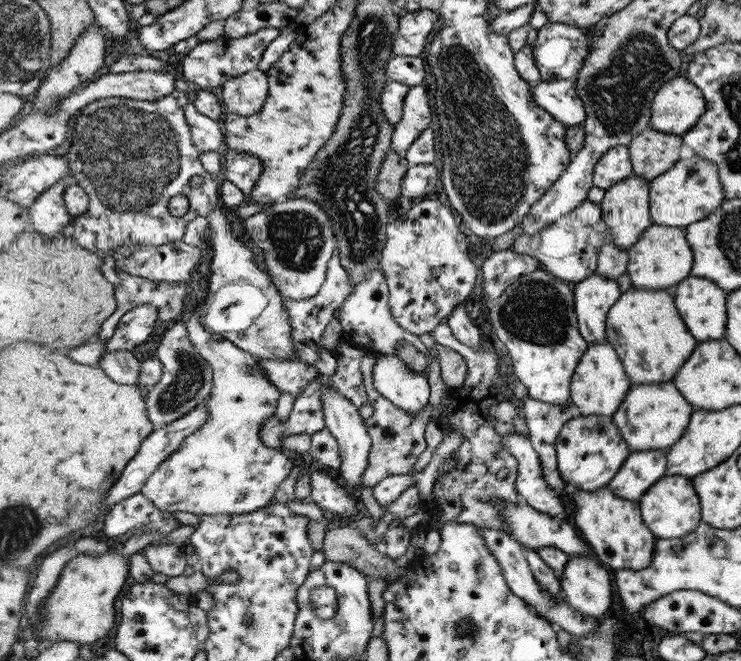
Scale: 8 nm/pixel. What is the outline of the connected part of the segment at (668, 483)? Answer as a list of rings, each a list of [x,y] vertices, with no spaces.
[[[664,475],[639,500],[644,524],[661,539],[679,539],[700,526],[700,502],[692,488],[693,480],[682,475]]]

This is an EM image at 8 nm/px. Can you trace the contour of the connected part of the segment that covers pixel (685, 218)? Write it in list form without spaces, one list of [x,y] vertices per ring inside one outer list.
[[[688,152],[690,156],[680,159],[670,171],[650,181],[650,213],[656,225],[687,227],[698,223],[718,210],[724,200],[719,168],[712,160]]]

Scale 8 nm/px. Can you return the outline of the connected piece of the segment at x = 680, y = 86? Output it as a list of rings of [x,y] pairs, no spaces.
[[[687,76],[664,83],[652,99],[649,126],[668,134],[686,135],[707,111],[703,92]]]

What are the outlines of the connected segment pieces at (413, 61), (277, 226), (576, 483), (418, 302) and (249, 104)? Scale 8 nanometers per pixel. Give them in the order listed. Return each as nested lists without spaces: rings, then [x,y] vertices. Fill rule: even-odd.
[[[392,56],[385,64],[385,72],[389,80],[409,86],[424,85],[426,80],[426,64],[423,57]]]
[[[288,198],[280,203],[271,203],[264,211],[254,214],[245,221],[247,239],[263,251],[263,268],[270,273],[274,286],[290,300],[308,300],[318,294],[326,282],[327,268],[338,249],[334,225],[328,213],[316,202],[307,198]]]
[[[577,413],[559,432],[556,447],[563,480],[570,488],[586,492],[608,486],[631,454],[630,445],[623,439],[613,417],[604,415],[584,416]]]
[[[424,198],[416,205],[411,205],[407,211],[387,226],[387,245],[380,260],[380,269],[385,274],[389,289],[388,310],[394,321],[404,330],[420,336],[432,332],[440,323],[446,321],[454,309],[464,304],[468,294],[474,288],[478,278],[478,270],[468,256],[468,240],[456,224],[454,214],[442,202],[436,199]]]
[[[260,68],[229,78],[221,87],[228,112],[240,116],[260,112],[269,95],[269,79]]]

